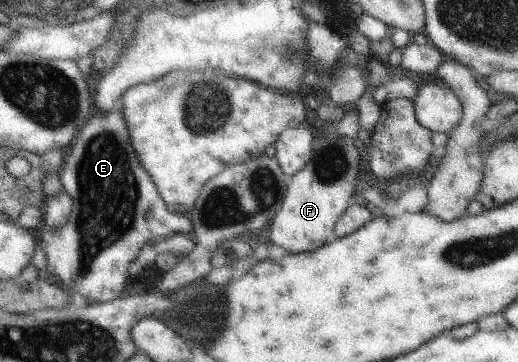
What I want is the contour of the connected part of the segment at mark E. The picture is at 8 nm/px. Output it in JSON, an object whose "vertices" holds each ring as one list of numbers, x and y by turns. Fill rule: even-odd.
{"vertices":[[115,108,110,113,93,113,84,130,65,154,64,165,60,169,60,181,64,191,70,195,73,207,64,227,48,229,41,227,37,235,40,246,46,253,46,270,60,281,62,289,68,289,75,304,104,303,116,300,128,283,128,268,139,256,146,243,156,239,168,239,175,234,193,234,188,215,179,216,168,211,164,199,158,193,152,177,140,164,140,159,132,147,124,111]]}

